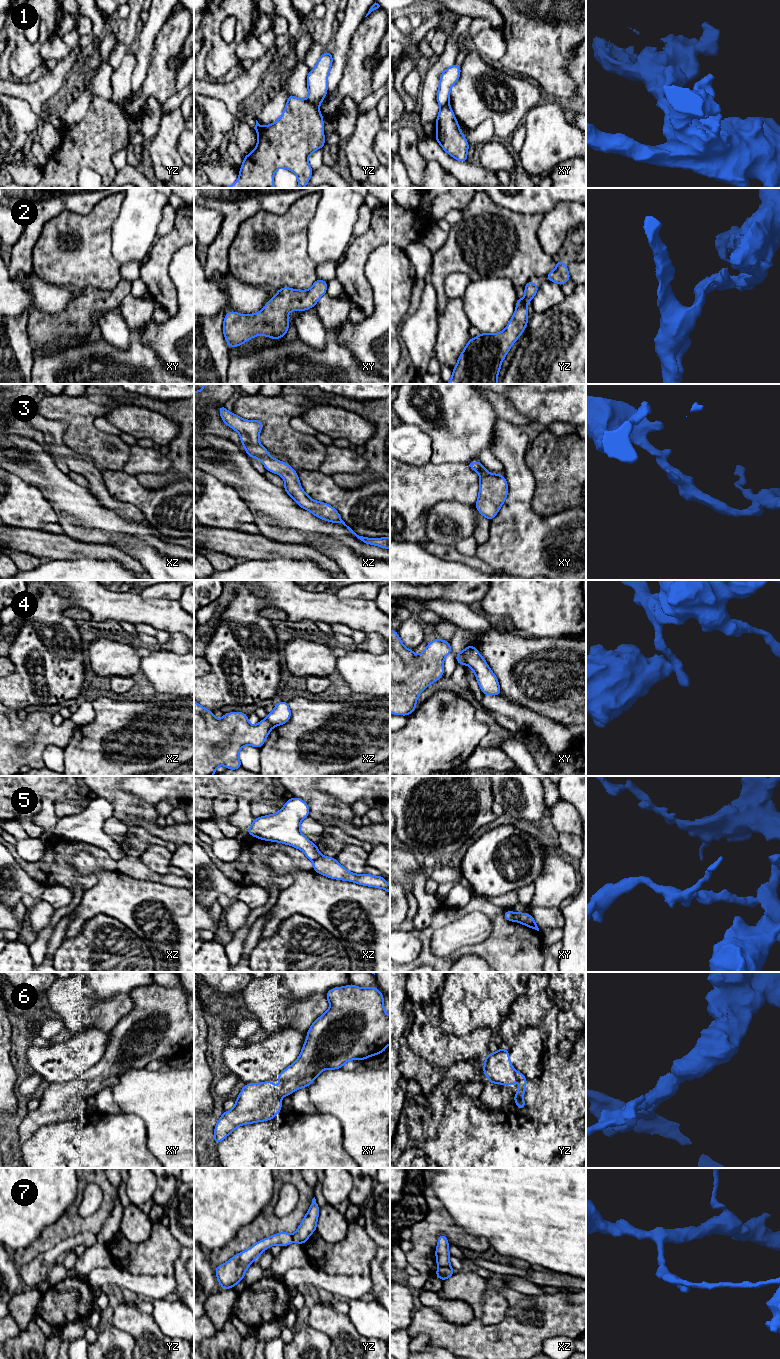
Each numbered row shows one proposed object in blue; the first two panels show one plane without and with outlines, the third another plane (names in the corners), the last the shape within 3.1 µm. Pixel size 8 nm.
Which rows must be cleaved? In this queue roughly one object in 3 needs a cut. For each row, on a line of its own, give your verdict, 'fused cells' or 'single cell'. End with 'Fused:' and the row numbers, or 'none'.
1: fused cells
2: single cell
3: single cell
4: fused cells
5: fused cells
6: single cell
7: fused cells
Fused: 1, 4, 5, 7

